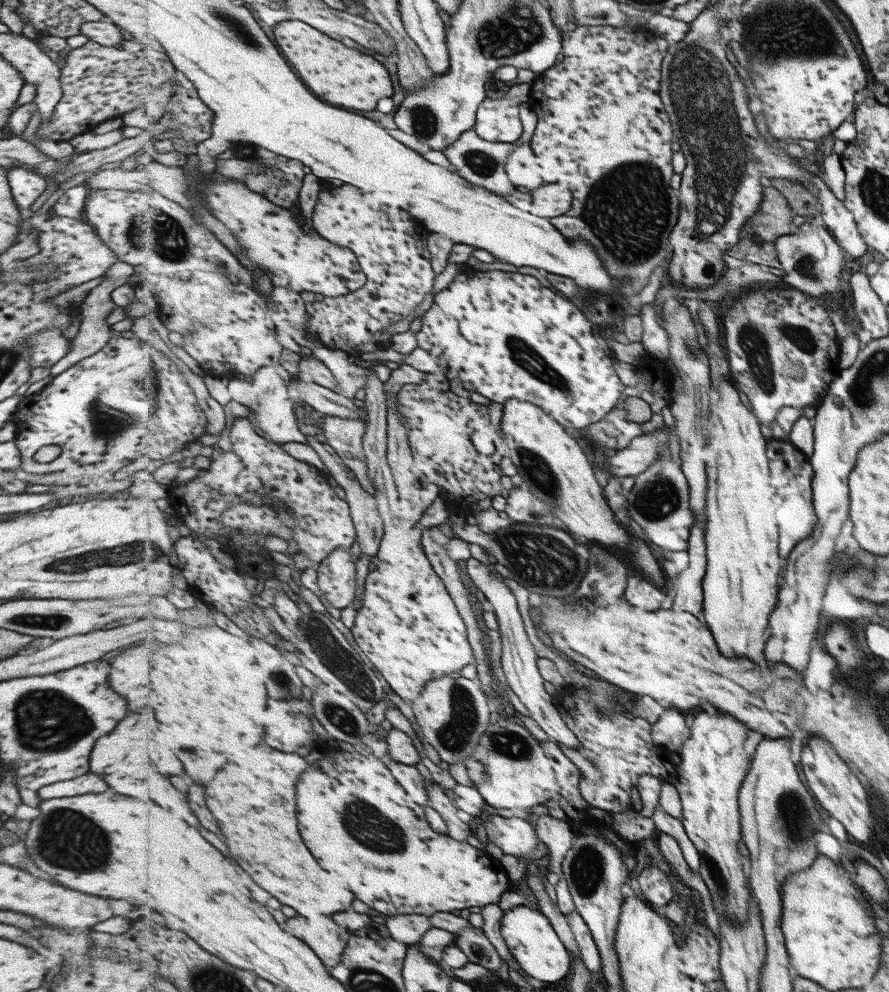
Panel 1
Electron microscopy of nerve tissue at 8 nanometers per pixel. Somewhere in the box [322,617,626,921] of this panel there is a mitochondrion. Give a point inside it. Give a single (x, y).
(367, 825)

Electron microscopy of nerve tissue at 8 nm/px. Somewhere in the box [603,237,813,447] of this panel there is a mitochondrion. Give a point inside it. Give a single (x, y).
(755, 348)

